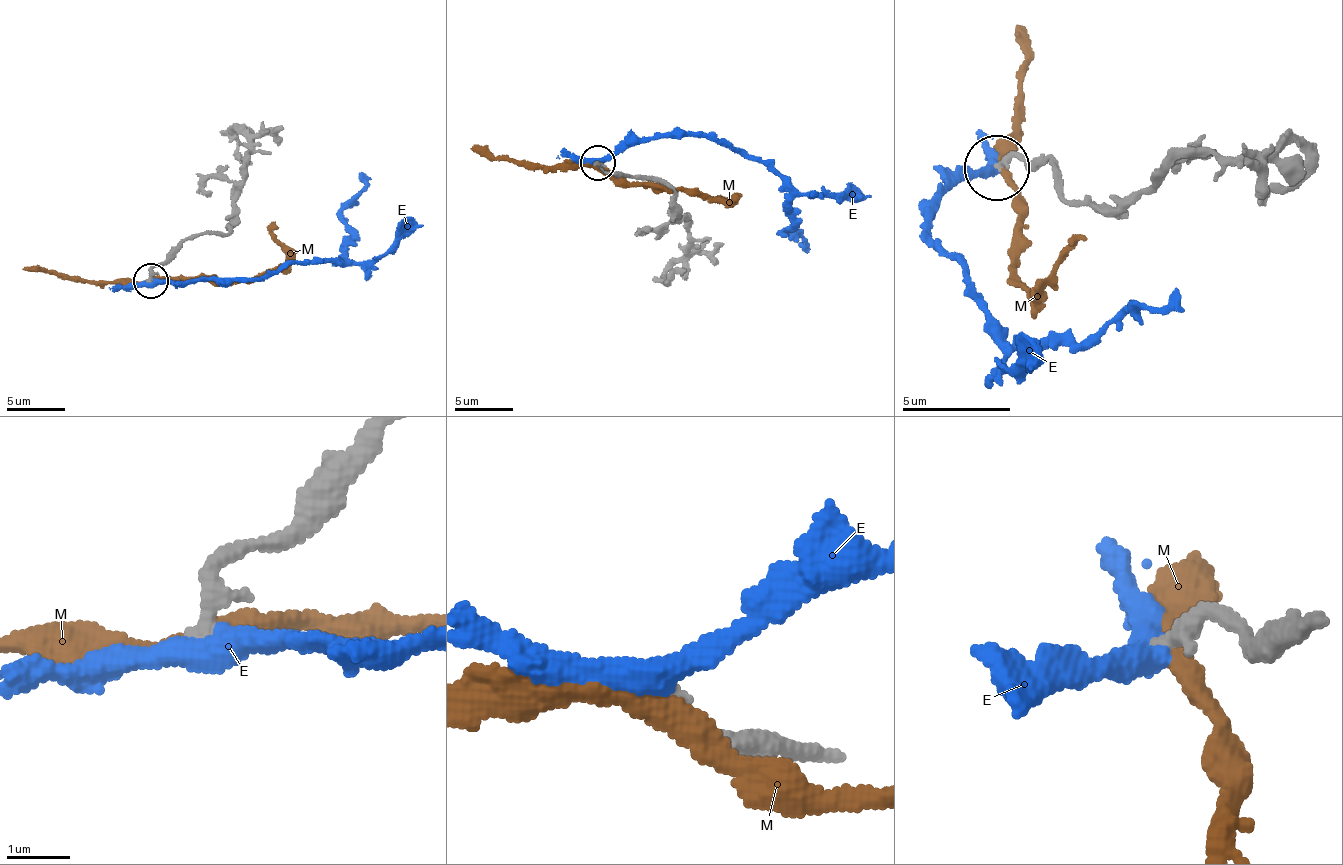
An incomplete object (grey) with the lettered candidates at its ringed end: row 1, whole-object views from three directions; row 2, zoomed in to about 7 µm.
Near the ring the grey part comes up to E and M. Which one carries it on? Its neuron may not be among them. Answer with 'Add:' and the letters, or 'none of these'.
Add: E

